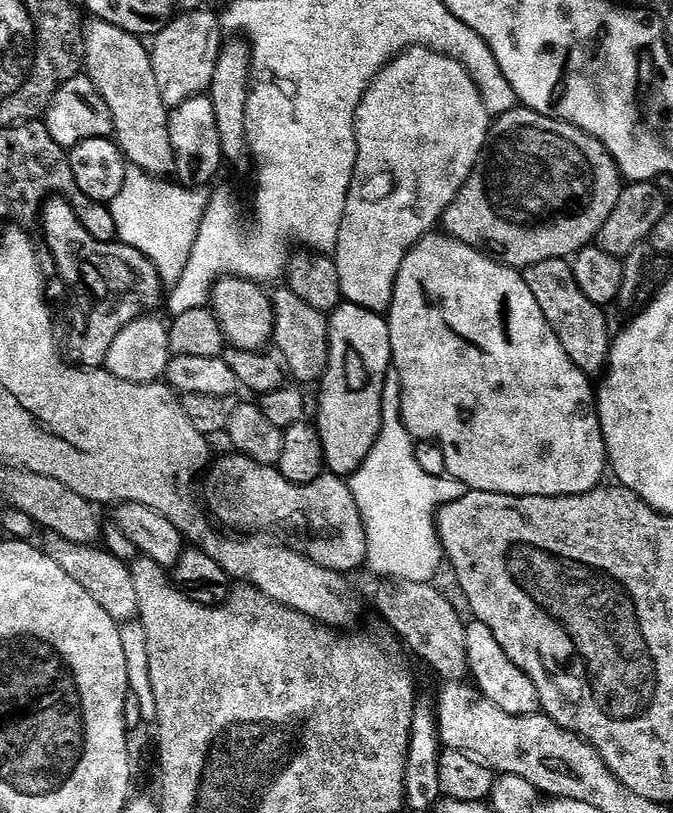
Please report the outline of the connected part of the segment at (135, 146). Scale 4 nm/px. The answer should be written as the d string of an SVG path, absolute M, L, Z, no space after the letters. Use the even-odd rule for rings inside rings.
M101 20L89 23L84 33L83 71L94 82L98 94L106 98L106 106L110 106L114 139L124 151L124 159L152 176L167 177L176 163L168 129L170 109L162 102L162 94L158 94L152 53L145 41Z

